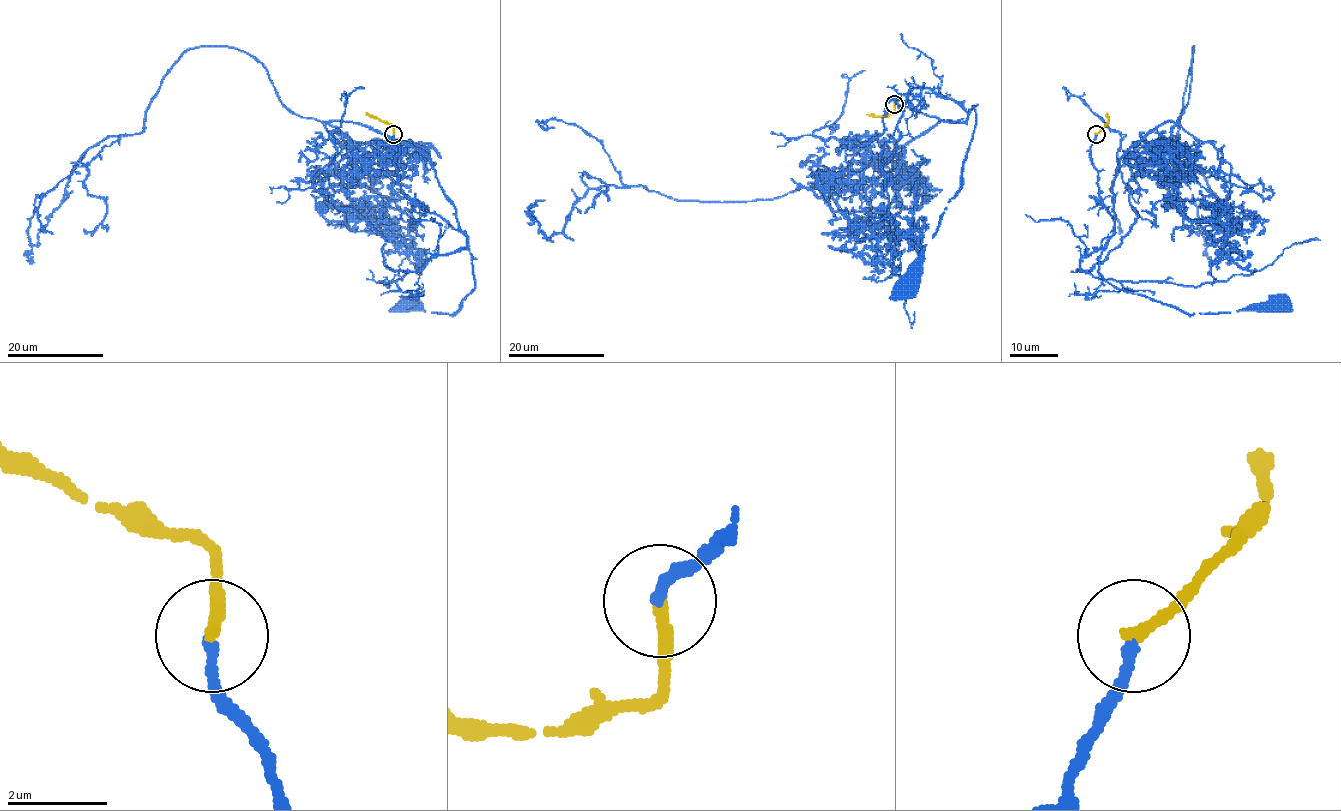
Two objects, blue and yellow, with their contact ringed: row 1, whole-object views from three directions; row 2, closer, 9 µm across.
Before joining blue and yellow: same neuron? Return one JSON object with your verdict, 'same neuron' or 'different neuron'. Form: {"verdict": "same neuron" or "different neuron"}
{"verdict": "same neuron"}

